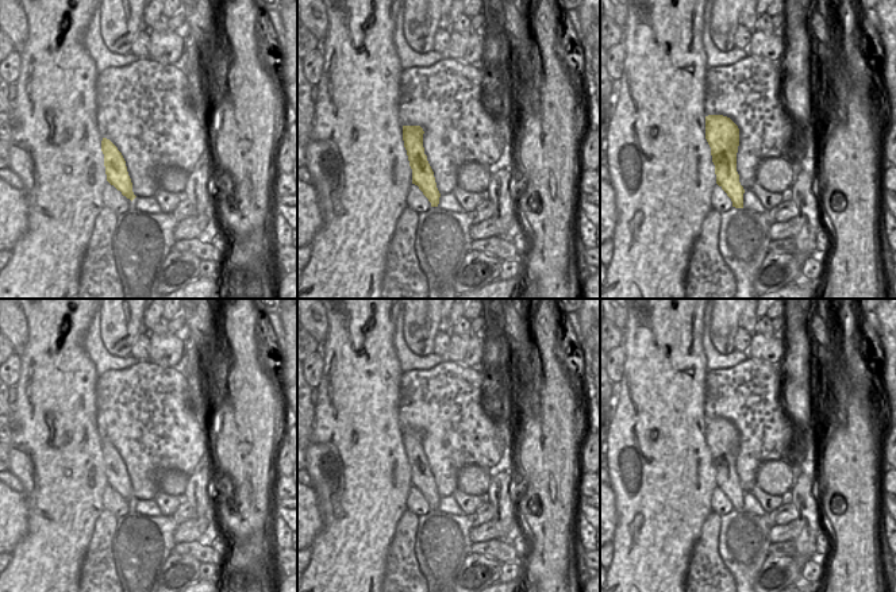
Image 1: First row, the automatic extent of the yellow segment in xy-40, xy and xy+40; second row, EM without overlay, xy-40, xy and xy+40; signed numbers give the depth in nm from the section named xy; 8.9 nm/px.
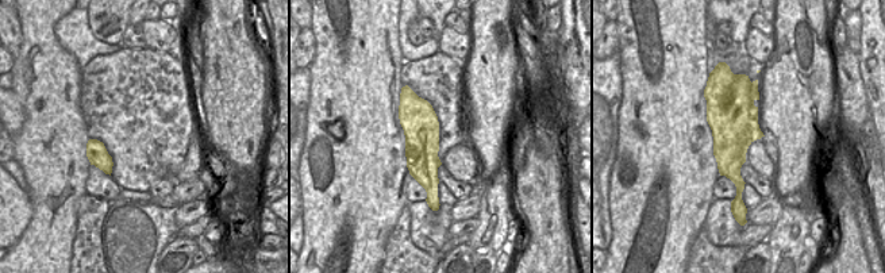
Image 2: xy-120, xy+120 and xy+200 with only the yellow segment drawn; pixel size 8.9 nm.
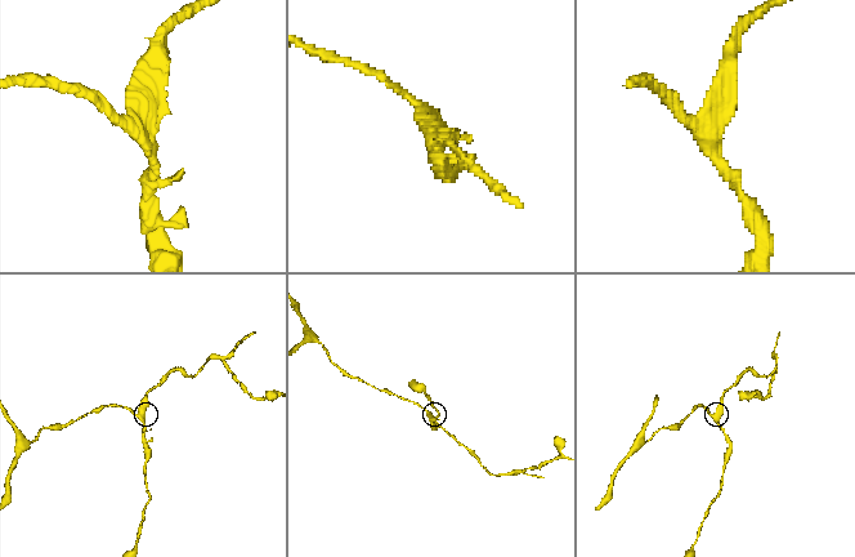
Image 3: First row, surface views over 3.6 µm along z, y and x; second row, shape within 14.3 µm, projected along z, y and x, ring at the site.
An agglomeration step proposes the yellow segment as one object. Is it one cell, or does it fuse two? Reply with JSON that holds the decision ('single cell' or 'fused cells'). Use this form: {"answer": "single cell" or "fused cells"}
{"answer": "fused cells"}

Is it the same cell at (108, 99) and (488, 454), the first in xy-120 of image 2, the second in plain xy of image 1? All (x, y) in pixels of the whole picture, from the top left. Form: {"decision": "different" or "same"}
{"decision": "same"}

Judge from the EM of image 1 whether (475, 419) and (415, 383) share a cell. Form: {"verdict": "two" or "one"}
{"verdict": "one"}

